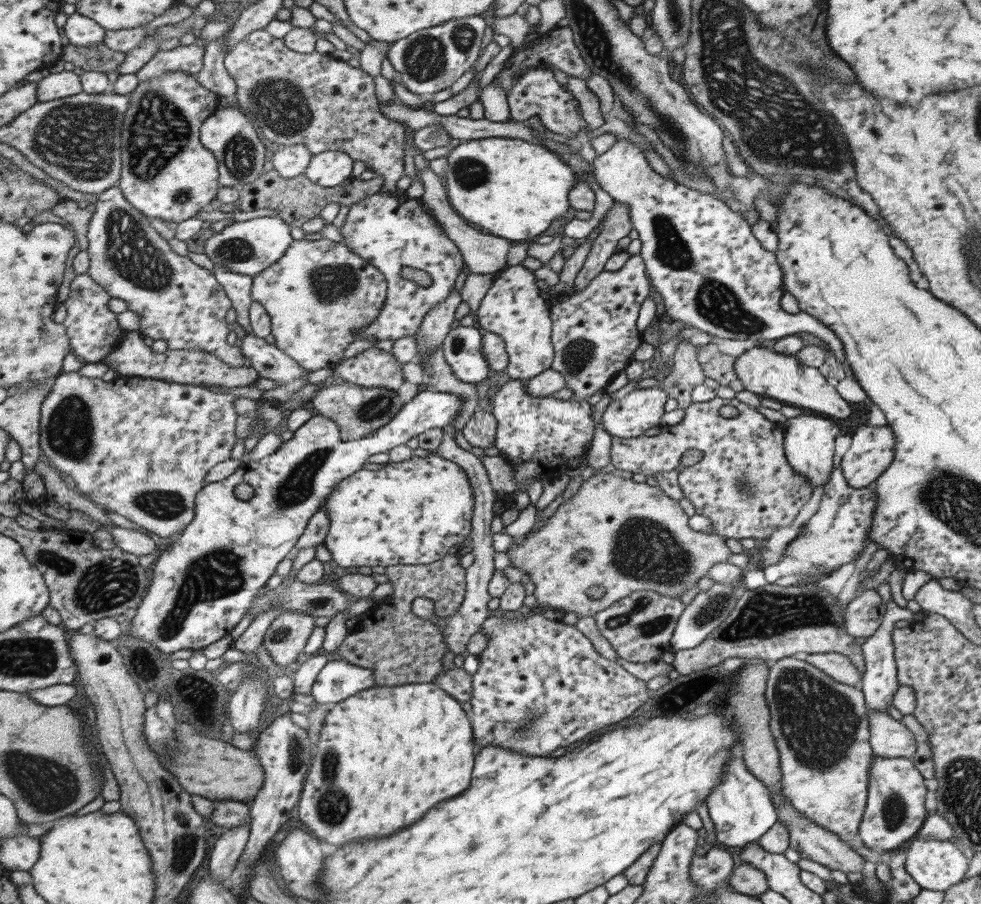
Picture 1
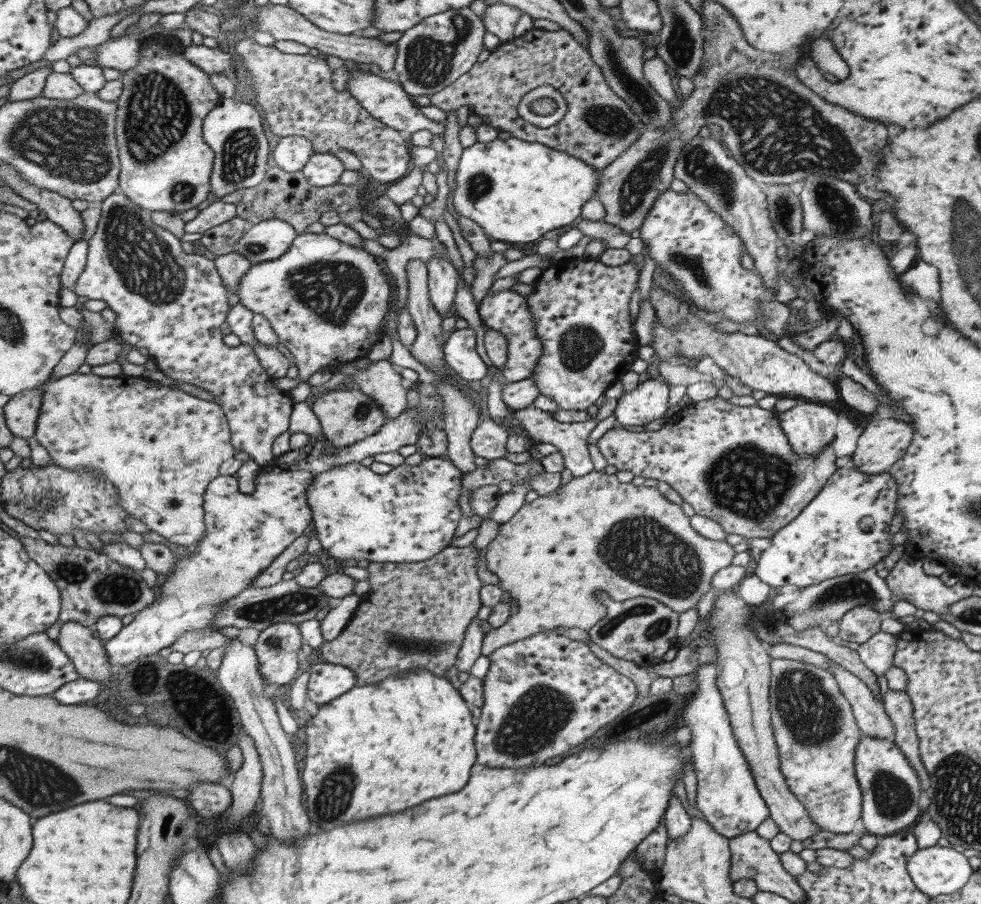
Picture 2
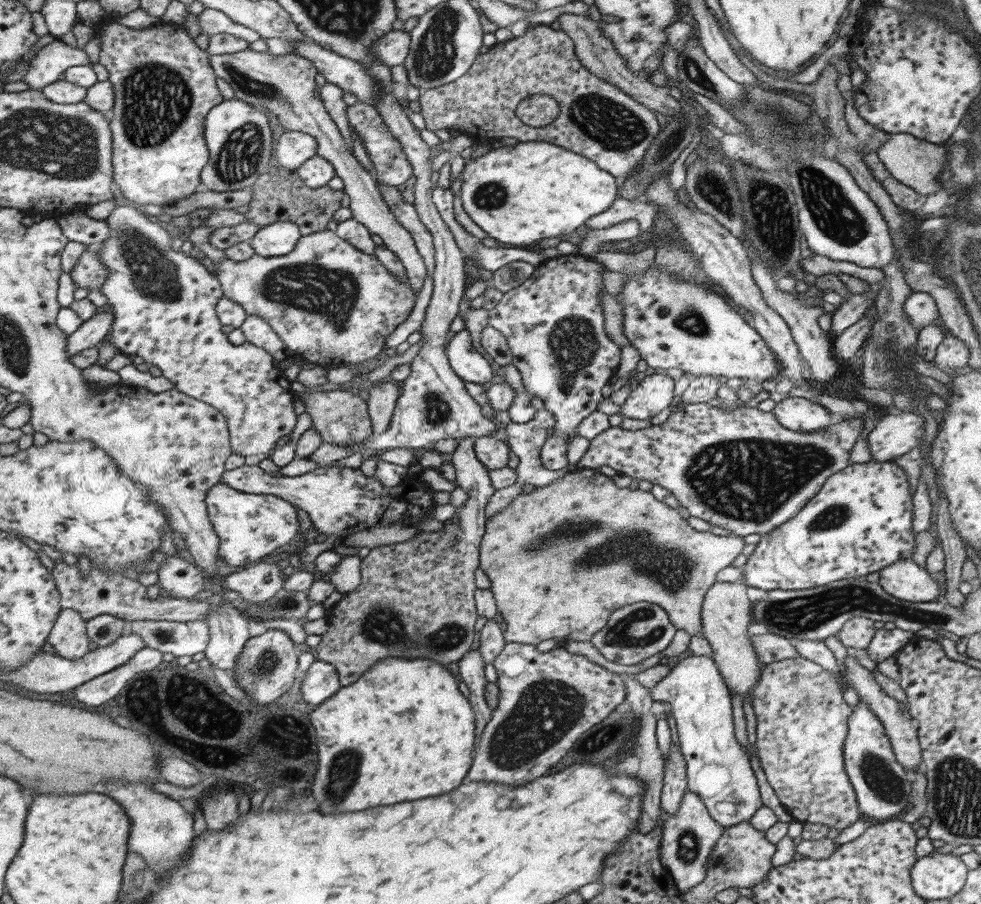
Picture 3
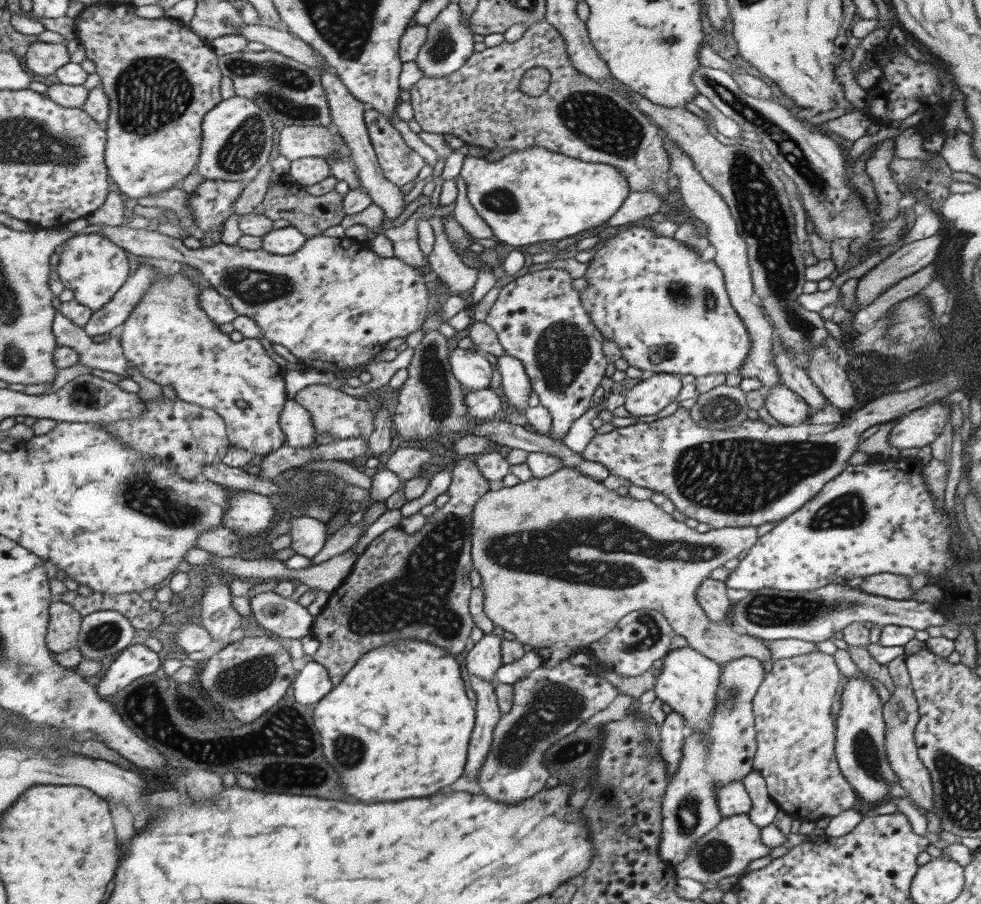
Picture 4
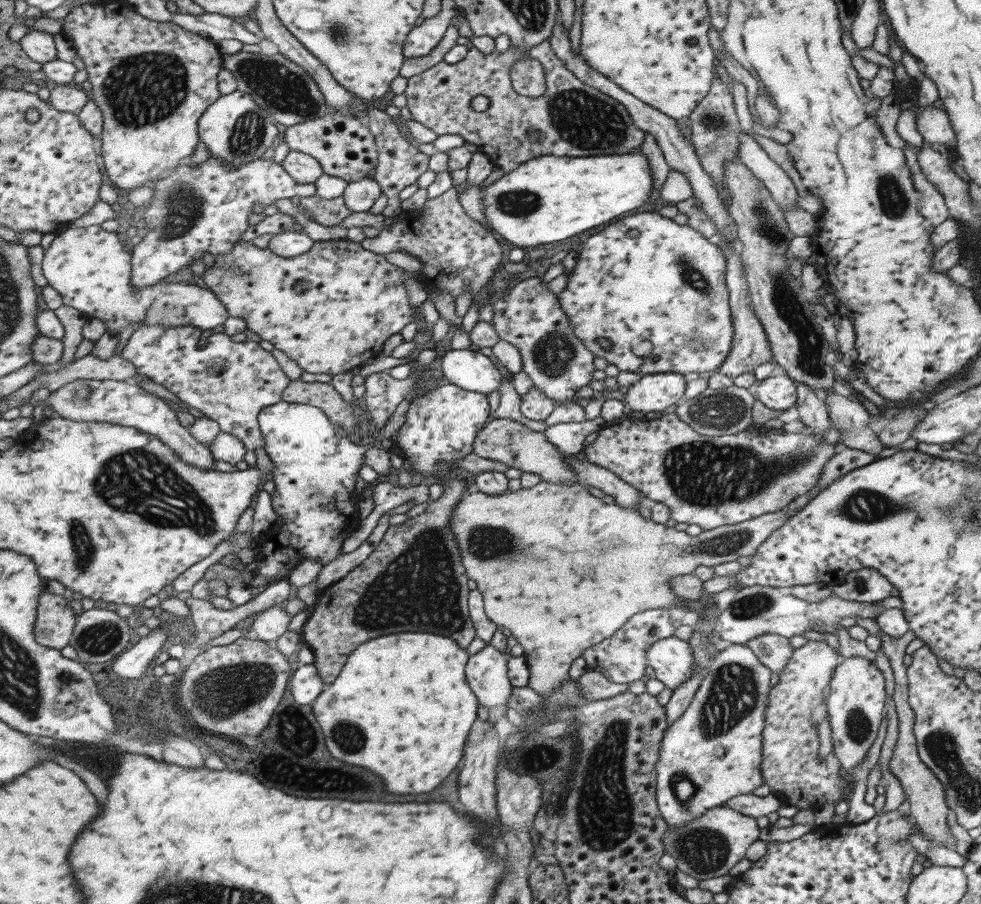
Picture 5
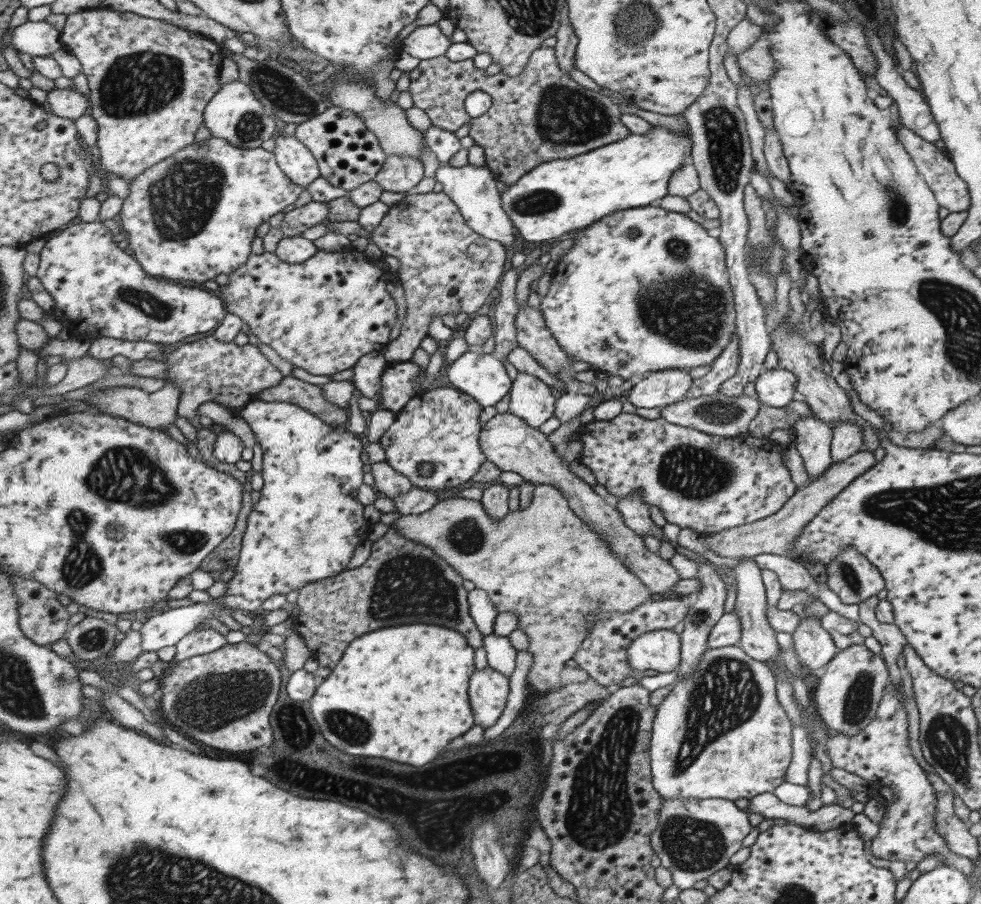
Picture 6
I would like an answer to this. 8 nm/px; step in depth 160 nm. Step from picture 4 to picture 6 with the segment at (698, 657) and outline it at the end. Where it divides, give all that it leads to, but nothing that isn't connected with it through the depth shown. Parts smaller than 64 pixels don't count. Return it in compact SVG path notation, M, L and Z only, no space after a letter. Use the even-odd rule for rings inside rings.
M671 629L647 631L626 646L626 657L637 672L671 672L680 663L680 636Z

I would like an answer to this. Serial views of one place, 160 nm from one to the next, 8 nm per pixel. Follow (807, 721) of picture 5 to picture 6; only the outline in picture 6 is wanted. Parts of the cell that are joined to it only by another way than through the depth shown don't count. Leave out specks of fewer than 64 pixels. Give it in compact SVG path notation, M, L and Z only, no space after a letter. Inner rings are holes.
M812 617L800 620L790 635L800 666L806 666L811 671L825 666L838 651L832 641L831 635L820 625L817 619Z

